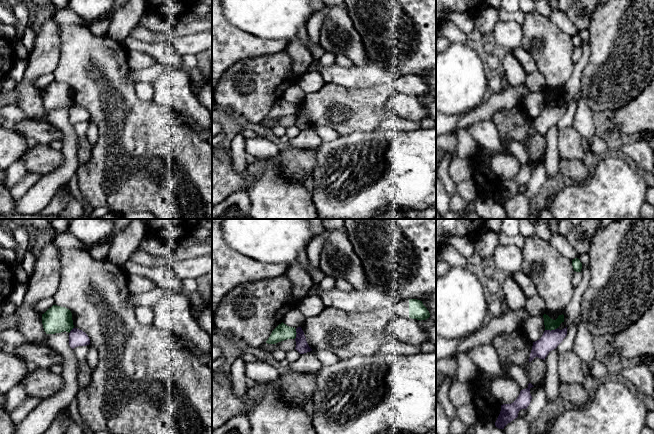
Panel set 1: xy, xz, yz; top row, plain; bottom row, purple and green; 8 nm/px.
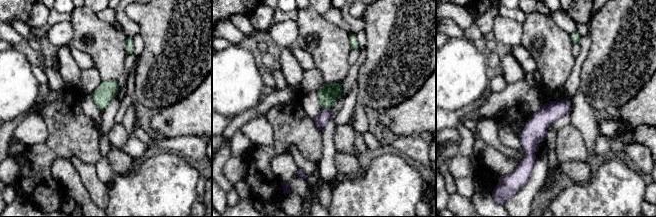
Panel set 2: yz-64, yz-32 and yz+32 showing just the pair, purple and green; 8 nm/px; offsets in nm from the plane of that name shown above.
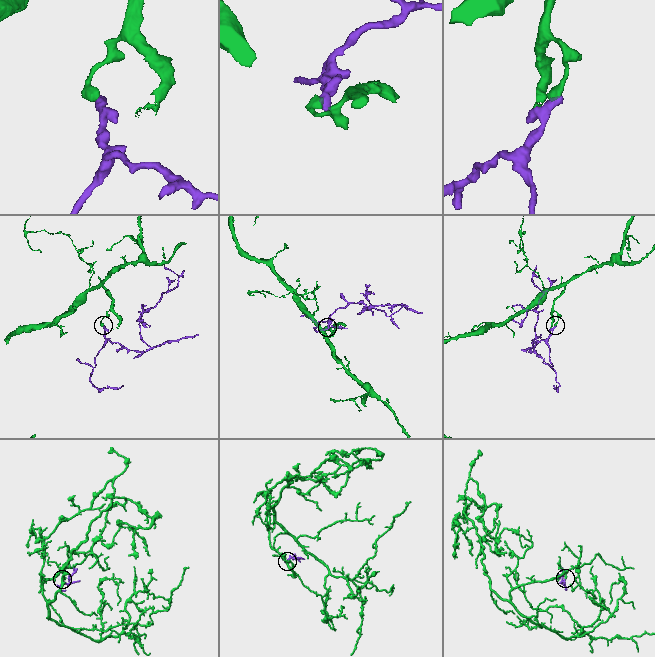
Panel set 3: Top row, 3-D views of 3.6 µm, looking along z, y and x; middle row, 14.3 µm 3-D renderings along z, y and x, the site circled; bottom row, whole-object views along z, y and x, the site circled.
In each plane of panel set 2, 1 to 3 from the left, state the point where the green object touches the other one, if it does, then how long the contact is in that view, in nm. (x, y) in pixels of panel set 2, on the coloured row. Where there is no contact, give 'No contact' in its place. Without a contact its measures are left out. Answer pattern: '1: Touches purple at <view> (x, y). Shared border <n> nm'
1: No contact
2: Touches purple at yz-32 (326, 108). Shared border 70 nm
3: No contact

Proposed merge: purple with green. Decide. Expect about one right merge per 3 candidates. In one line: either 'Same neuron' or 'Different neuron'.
Different neuron

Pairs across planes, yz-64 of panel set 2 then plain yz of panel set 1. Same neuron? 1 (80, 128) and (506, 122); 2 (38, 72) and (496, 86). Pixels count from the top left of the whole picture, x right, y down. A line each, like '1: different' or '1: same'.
1: same
2: same

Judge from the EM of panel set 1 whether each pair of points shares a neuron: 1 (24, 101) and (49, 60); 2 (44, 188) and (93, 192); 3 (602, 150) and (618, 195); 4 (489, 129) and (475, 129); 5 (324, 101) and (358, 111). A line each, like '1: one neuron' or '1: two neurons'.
1: one neuron
2: two neurons
3: two neurons
4: one neuron
5: one neuron

